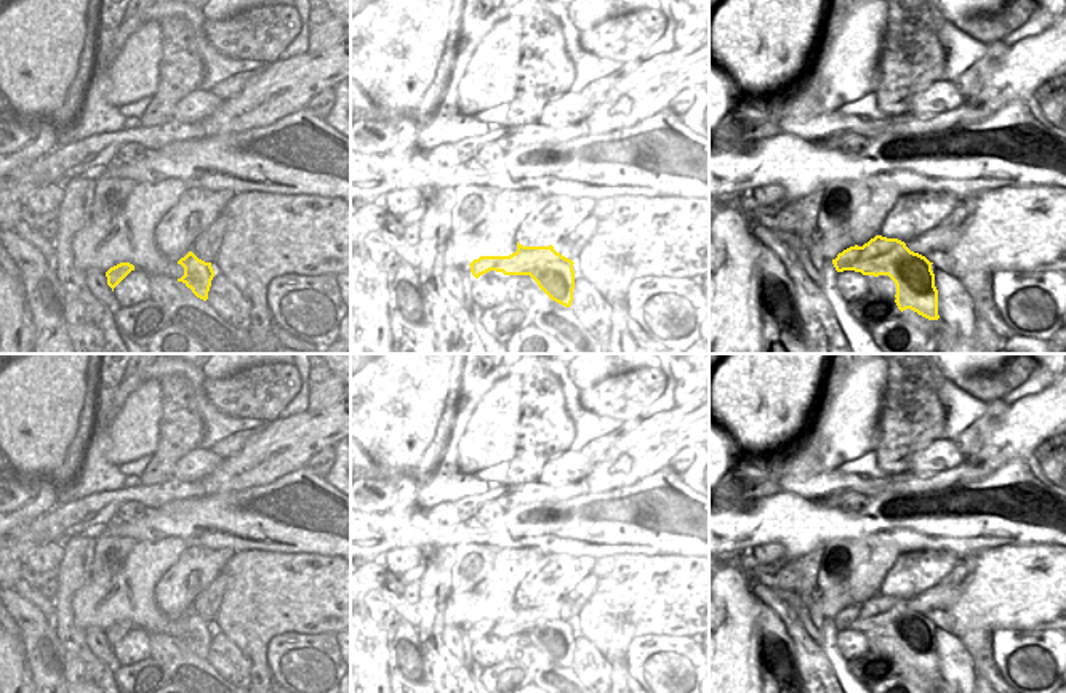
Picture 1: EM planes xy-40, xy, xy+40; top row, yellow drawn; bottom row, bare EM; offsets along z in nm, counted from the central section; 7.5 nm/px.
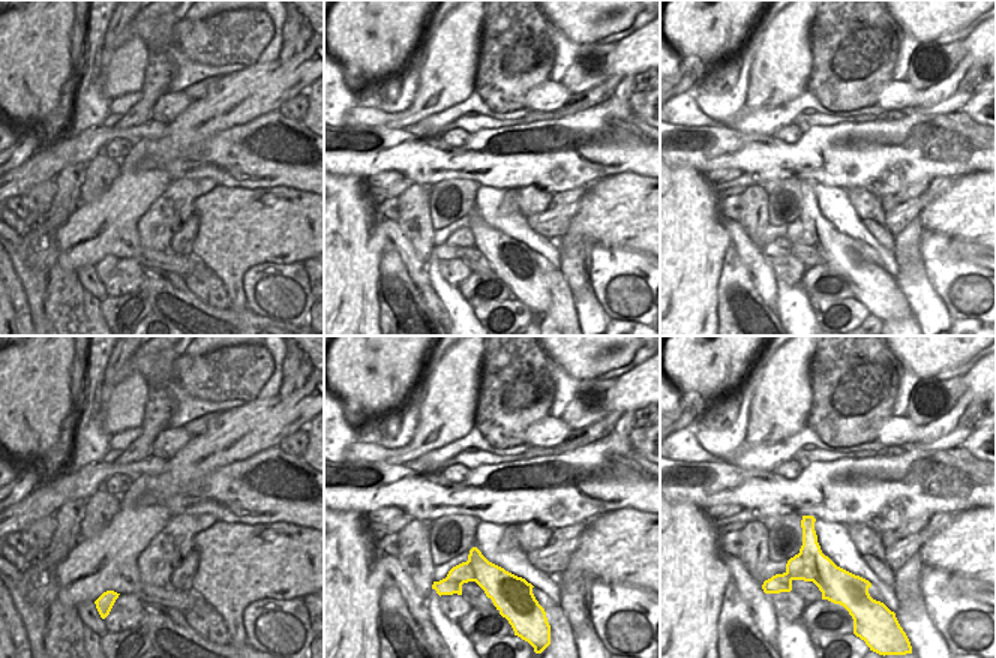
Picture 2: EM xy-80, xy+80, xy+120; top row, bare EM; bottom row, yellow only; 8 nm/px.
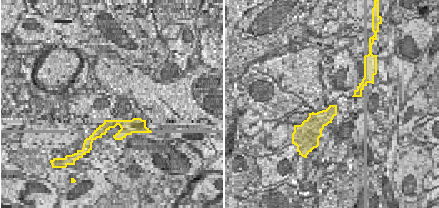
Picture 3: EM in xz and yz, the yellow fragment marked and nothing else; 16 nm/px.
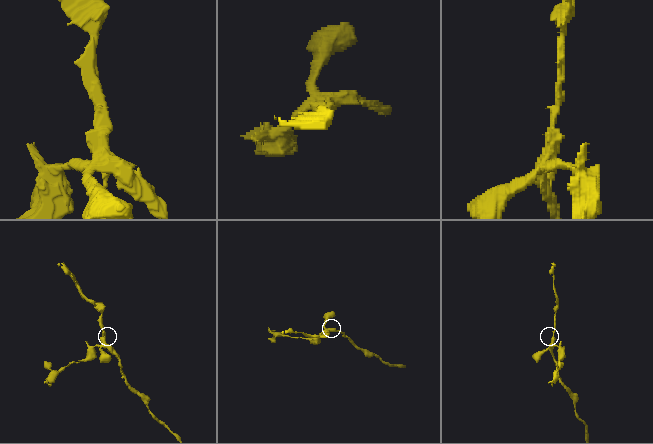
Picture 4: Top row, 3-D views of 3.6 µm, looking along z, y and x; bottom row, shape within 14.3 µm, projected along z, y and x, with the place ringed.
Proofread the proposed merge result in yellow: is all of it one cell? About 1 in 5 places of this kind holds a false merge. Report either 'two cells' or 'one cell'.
two cells

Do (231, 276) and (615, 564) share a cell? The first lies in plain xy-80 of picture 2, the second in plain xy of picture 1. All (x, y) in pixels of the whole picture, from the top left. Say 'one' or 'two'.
one

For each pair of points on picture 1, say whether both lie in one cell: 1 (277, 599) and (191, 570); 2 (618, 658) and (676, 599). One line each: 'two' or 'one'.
1: two
2: one

